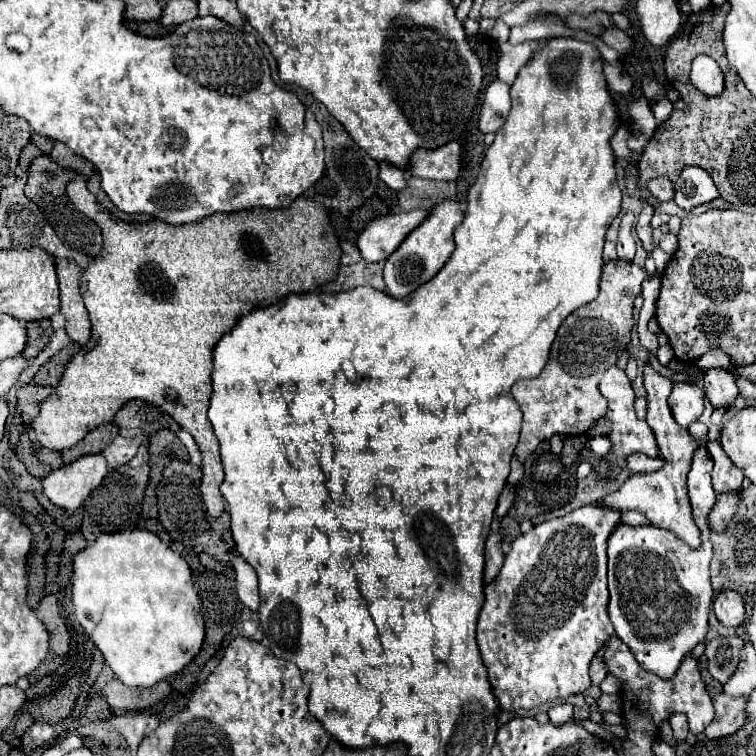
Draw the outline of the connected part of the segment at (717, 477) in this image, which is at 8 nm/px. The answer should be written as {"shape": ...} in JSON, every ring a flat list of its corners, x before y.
{"shape":[[708,442,706,450,710,452,714,460,714,470,712,470,712,486,714,490,720,492,736,492,742,490,742,480,744,480,744,470,736,468,732,460,726,456,726,452,720,448,720,442]]}

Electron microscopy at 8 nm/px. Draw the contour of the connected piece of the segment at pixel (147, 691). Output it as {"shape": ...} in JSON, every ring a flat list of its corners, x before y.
{"shape":[[110,680,106,684,104,696,110,706,124,708,124,710,144,710,160,702,166,694,170,694,170,684,162,680,152,688,128,688,120,680]]}

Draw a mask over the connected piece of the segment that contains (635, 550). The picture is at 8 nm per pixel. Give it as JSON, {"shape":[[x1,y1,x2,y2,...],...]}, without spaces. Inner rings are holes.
{"shape":[[618,524,612,536,608,536,610,620,616,628,616,636,628,644,644,670,660,678,670,678,682,658,690,654,698,642,704,642,712,602,710,560,710,538,706,538,698,550,692,550,664,528,638,528,628,524]]}

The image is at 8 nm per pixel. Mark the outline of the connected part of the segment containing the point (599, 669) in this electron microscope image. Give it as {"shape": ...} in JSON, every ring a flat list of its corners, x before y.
{"shape":[[594,658,592,660,592,664,590,664,590,680,594,682,594,684,600,684,604,678,606,678,606,666,604,666,604,660,602,658]]}

